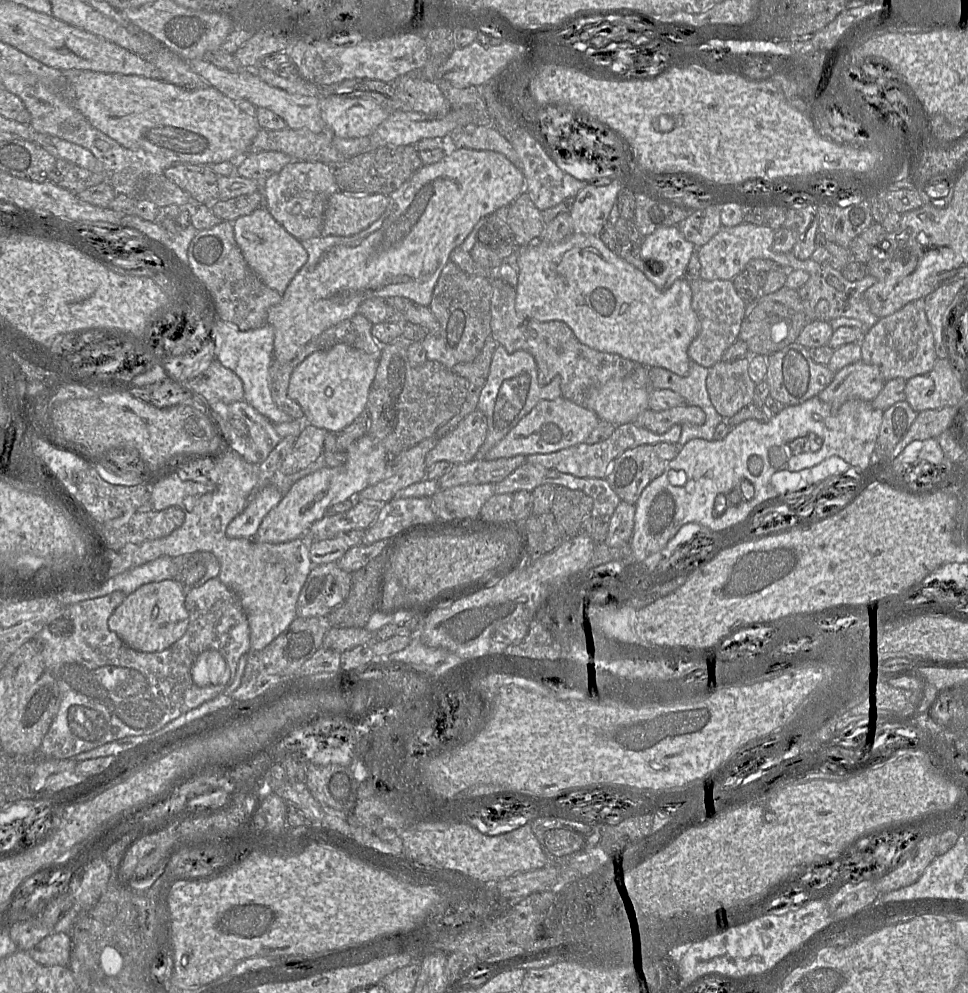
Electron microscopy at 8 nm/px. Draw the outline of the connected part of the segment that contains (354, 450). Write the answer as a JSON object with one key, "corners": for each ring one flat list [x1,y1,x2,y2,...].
{"corners":[[369,434,364,435,349,446,346,456,343,465,325,466,296,481,264,517,255,539,278,544,304,537,311,525,322,519,331,506,349,497,356,497,362,490,385,478,389,454,378,439]]}

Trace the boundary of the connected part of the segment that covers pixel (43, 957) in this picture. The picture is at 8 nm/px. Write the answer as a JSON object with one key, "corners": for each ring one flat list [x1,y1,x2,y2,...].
{"corners":[[51,933,27,950,28,955,42,965,68,966,72,939,69,933]]}

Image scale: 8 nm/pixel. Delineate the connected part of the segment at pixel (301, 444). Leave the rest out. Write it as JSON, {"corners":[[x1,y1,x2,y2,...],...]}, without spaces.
{"corners":[[307,425,297,437,292,450,280,466,282,474,298,472,322,456,327,431,313,425]]}

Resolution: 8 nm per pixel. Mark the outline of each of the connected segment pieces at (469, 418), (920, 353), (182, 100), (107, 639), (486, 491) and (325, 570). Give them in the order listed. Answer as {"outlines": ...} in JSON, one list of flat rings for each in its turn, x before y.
{"outlines":[[[479,409,471,412,428,452,425,458,427,470,439,461,459,464,473,460,485,442,487,431,486,416]],[[924,298,908,303,902,309,879,321,861,341,862,361,879,368,885,382,894,378,909,380,930,372,937,359,932,328,925,311]],[[81,69,63,70,63,76,65,98,72,102,93,127,125,148,143,150,171,163,206,165,238,161,250,151,252,141,260,130,255,116,242,112,235,101,212,86,191,90,161,79]],[[219,577,211,578,202,585,195,585,187,588,185,594,185,606,189,614,189,623,185,634,167,649,160,652,142,652,129,647,115,632,108,627,108,619,127,595,121,591,111,594,80,601,71,605,65,605,62,616,47,624,38,633,35,640,40,644,42,659,55,677,59,687,59,708,47,733,45,734,39,755,42,758,68,759,75,755,92,750,106,743,121,739,127,736,152,734,163,728,170,721,178,718,187,711,197,708,203,703,214,699,230,686,235,678,239,659,250,651,250,629,246,614,240,604,237,595,230,590]],[[496,483,458,485,431,497,432,510,445,520,476,520,483,504,495,494]],[[336,562,314,566,297,600,297,617,311,618,328,616,347,600,352,583,352,574,342,570]]]}

